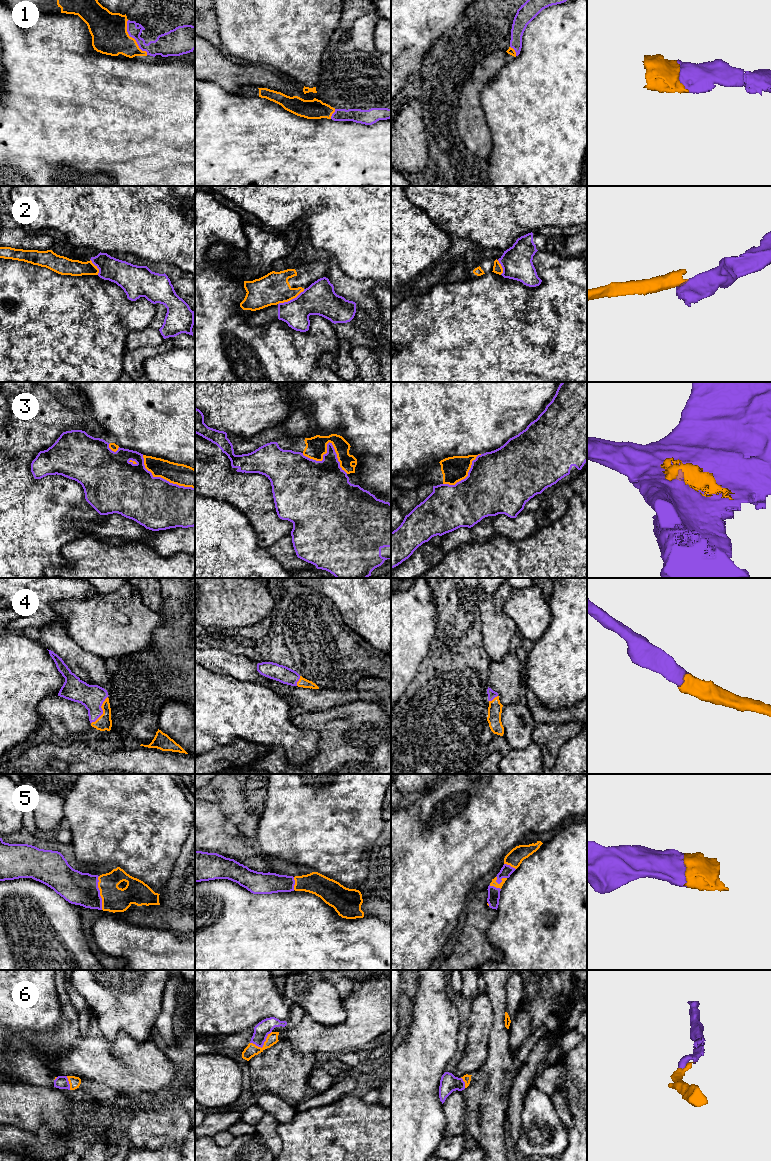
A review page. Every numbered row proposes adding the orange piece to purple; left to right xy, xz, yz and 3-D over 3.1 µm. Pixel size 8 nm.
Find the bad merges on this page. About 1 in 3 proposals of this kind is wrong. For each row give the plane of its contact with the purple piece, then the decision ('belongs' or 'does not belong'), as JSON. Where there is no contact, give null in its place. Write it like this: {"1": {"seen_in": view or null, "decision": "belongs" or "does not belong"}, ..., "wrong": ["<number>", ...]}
{"1": {"seen_in": "xy", "decision": "belongs"}, "2": {"seen_in": "xz", "decision": "does not belong"}, "3": {"seen_in": "xz", "decision": "does not belong"}, "4": {"seen_in": "xy", "decision": "belongs"}, "5": {"seen_in": "xy", "decision": "belongs"}, "6": {"seen_in": "xz", "decision": "belongs"}, "wrong": ["2", "3"]}

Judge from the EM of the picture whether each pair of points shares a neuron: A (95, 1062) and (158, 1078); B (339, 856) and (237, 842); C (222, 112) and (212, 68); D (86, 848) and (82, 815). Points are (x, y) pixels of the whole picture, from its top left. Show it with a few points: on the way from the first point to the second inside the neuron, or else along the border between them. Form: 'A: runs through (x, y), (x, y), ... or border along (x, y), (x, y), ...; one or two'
A: runs through (111, 1064), (123, 1069), (142, 1070); one
B: border along (252, 838), (256, 847), (263, 855); two
C: border along (205, 79), (214, 81), (227, 91), (235, 94); two
D: runs through (86, 840), (86, 823); one

